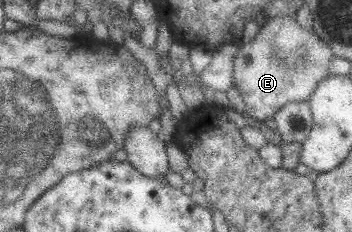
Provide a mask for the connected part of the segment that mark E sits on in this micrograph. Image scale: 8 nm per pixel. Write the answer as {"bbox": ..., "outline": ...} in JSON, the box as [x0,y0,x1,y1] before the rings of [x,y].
{"bbox":[233,16,334,123],"outline":[[[276,16],[266,19],[260,17],[259,23],[261,28],[255,37],[255,43],[242,45],[234,58],[233,87],[238,90],[245,102],[245,116],[270,123],[276,112],[285,104],[309,100],[318,88],[320,80],[329,76],[328,67],[334,57],[328,44],[324,44],[324,39],[318,37],[313,30],[300,28],[295,16]]]}

